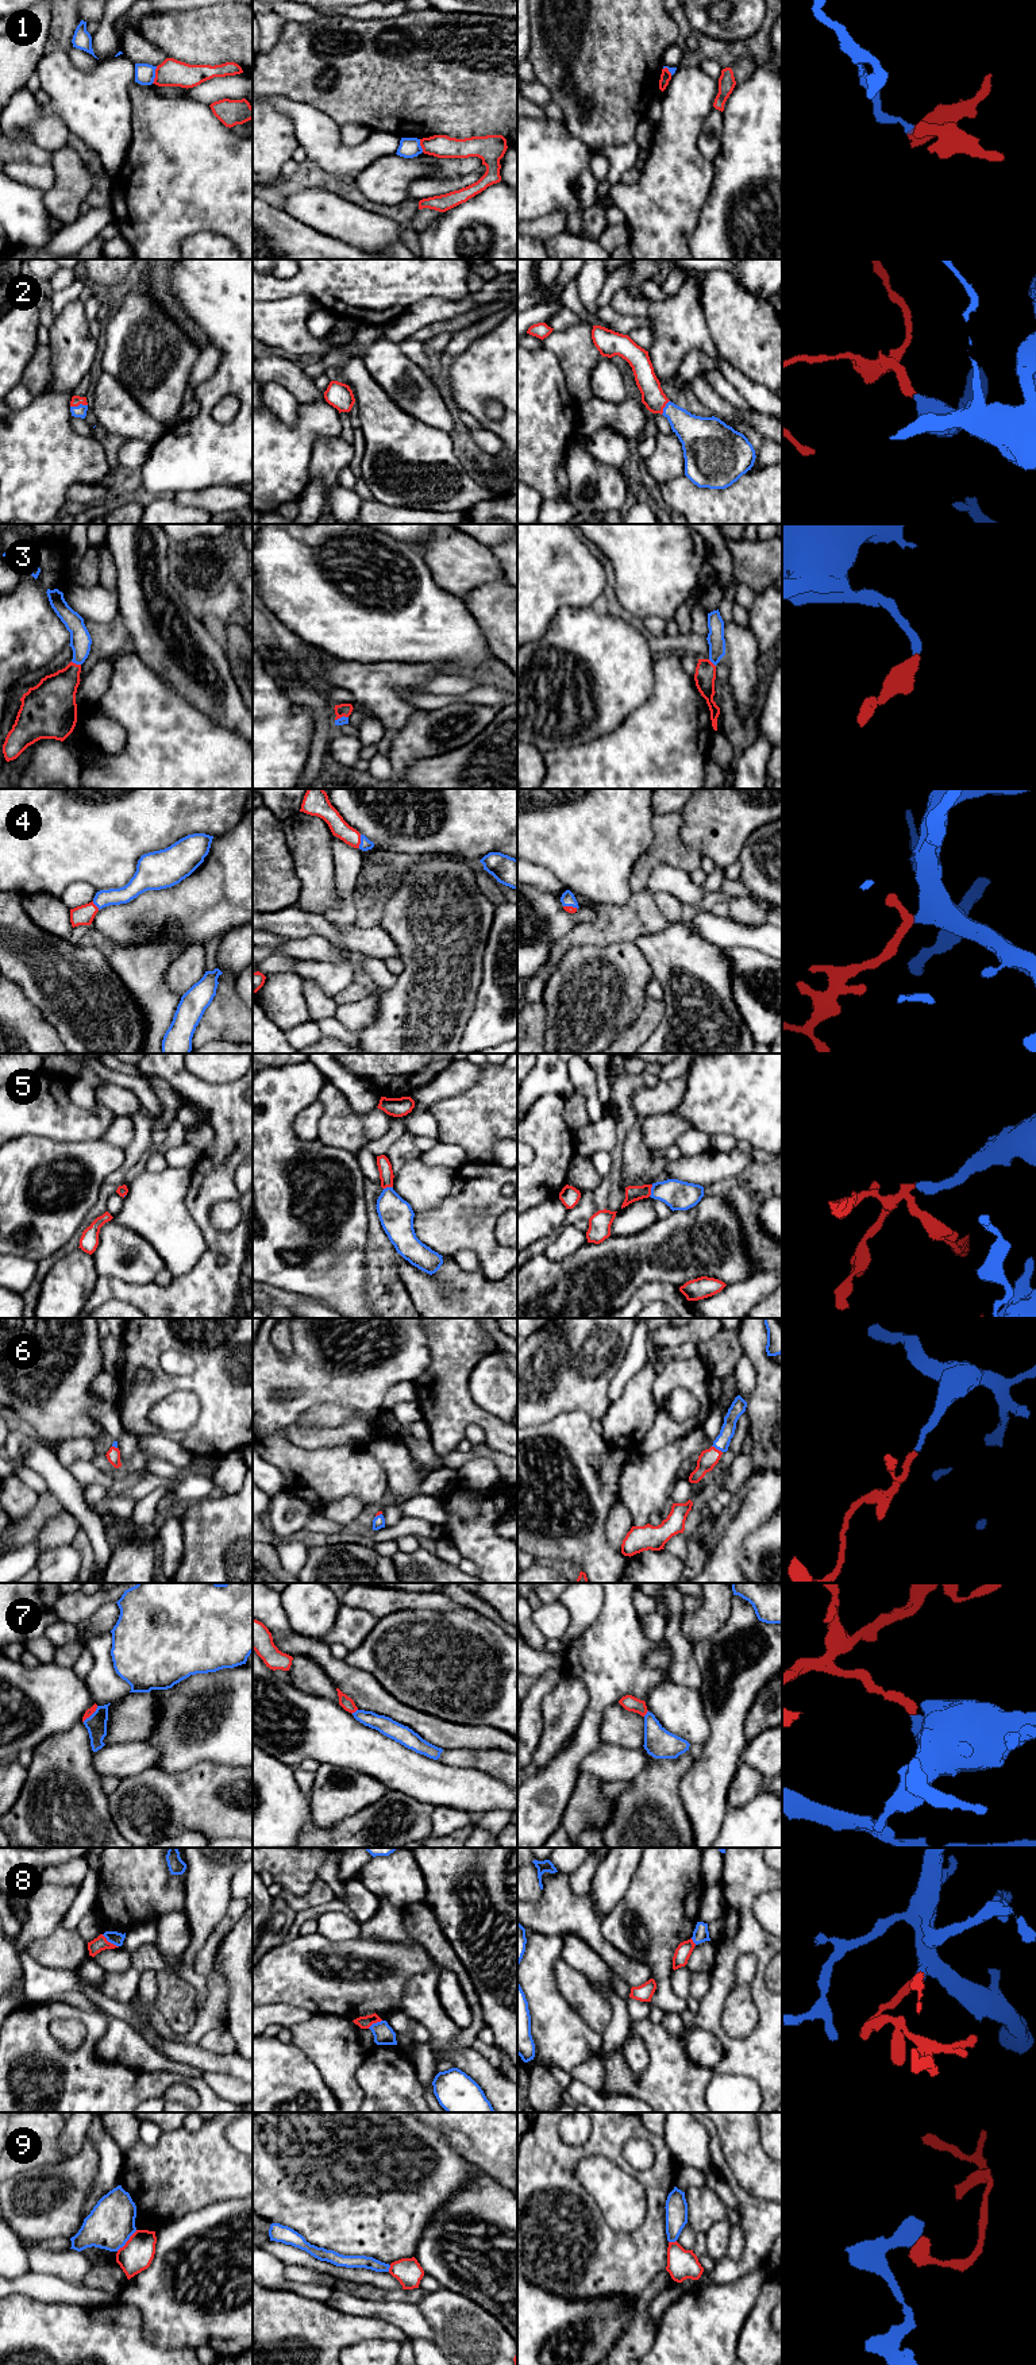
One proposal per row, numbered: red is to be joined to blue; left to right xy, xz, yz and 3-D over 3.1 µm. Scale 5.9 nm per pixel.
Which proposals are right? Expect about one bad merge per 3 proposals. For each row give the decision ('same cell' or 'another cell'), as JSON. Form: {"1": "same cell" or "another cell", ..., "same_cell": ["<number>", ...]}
{"1": "another cell", "2": "same cell", "3": "same cell", "4": "same cell", "5": "same cell", "6": "same cell", "7": "another cell", "8": "another cell", "9": "another cell", "same_cell": ["2", "3", "4", "5", "6"]}

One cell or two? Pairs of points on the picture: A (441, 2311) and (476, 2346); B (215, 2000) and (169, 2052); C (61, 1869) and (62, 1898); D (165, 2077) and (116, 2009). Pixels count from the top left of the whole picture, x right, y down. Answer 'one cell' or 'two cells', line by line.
A: one cell
B: two cells
C: two cells
D: two cells

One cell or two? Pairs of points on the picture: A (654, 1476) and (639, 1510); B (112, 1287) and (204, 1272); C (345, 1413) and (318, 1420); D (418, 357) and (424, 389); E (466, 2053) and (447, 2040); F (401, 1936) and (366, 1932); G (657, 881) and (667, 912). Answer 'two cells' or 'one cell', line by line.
A: one cell
B: one cell
C: one cell
D: two cells
E: one cell
F: one cell
G: two cells

